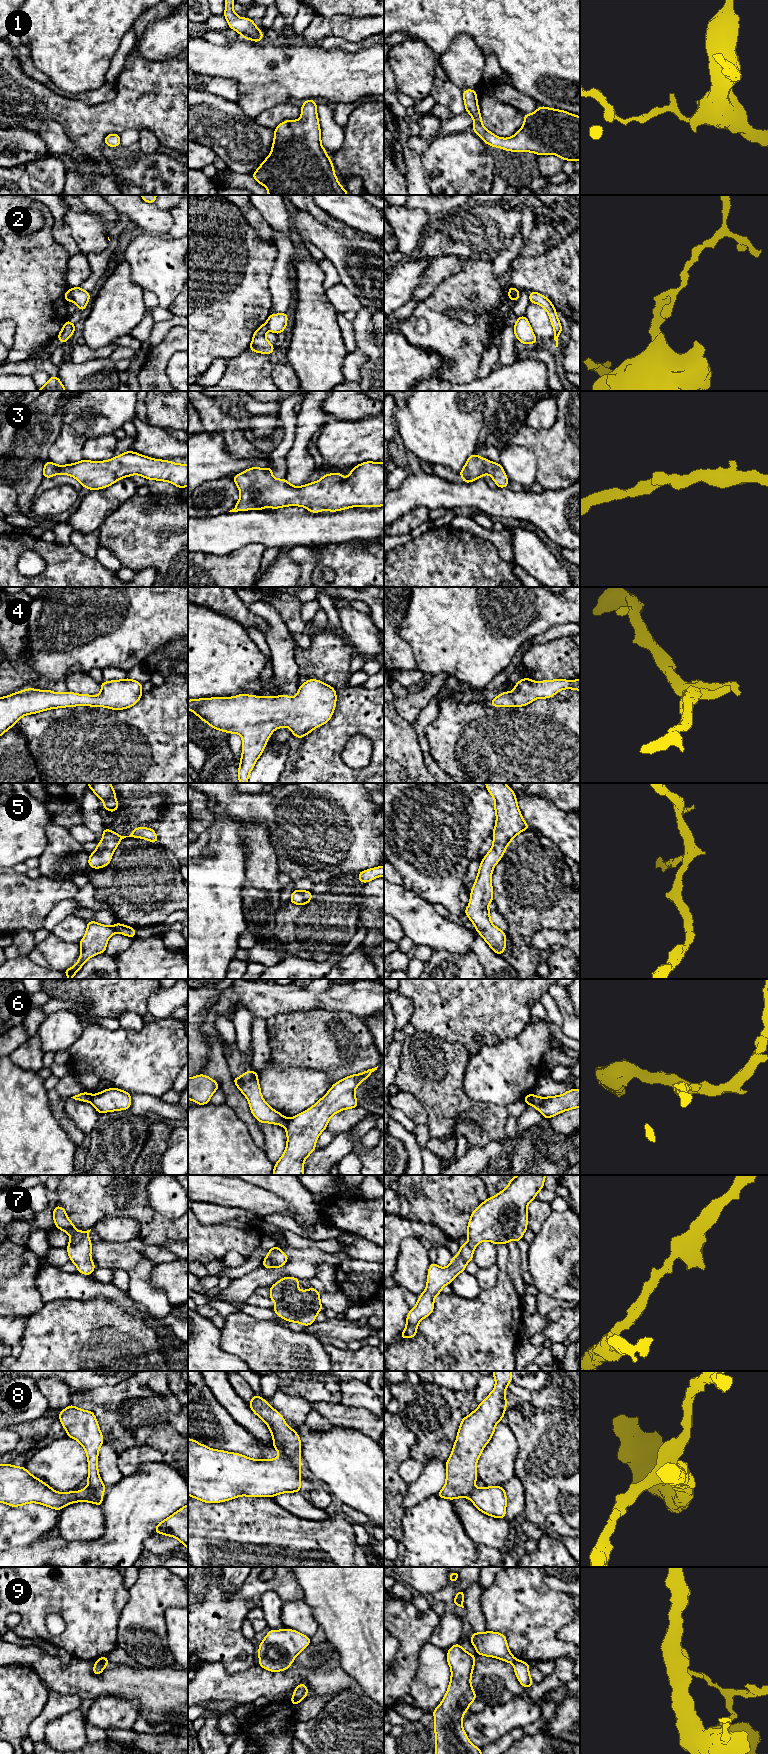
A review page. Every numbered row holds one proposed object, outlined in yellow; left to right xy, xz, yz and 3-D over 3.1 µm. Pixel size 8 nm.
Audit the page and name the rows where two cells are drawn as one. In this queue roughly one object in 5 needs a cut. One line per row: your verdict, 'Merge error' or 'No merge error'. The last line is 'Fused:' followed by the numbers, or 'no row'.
1: No merge error
2: Merge error
3: No merge error
4: No merge error
5: No merge error
6: Merge error
7: No merge error
8: No merge error
9: Merge error
Fused: 2, 6, 9

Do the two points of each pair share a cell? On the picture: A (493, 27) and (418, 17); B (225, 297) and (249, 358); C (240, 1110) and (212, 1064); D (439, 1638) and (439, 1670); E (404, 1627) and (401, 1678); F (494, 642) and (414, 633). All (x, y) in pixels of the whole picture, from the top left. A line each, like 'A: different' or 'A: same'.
A: same
B: different
C: same
D: different
E: same
F: same

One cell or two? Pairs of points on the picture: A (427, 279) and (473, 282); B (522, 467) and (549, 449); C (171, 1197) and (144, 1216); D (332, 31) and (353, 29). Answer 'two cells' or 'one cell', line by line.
A: two cells
B: two cells
C: two cells
D: one cell

